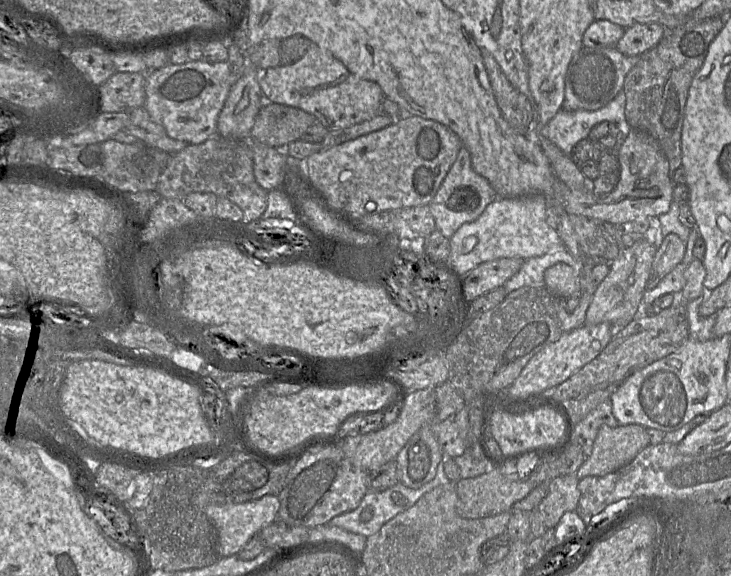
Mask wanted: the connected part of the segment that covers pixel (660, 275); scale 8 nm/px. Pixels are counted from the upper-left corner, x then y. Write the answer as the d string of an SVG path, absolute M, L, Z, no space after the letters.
M668 234L657 242L647 289L655 287L669 272L682 262L686 243L676 234Z

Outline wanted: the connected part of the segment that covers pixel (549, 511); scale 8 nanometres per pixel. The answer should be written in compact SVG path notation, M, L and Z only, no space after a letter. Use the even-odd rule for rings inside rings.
M576 474L556 477L549 484L549 494L538 506L547 529L556 528L565 512L576 511L580 499Z

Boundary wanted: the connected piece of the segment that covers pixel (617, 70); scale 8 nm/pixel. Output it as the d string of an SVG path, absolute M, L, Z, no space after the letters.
M582 46L572 57L565 75L564 99L561 109L595 111L623 89L626 75L638 63L641 55L628 56L616 47Z

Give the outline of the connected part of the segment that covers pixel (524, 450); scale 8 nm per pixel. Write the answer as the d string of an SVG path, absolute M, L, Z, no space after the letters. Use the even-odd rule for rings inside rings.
M543 407L522 416L494 412L490 419L490 431L504 454L521 457L533 452L564 447L569 440L568 422L550 407Z

